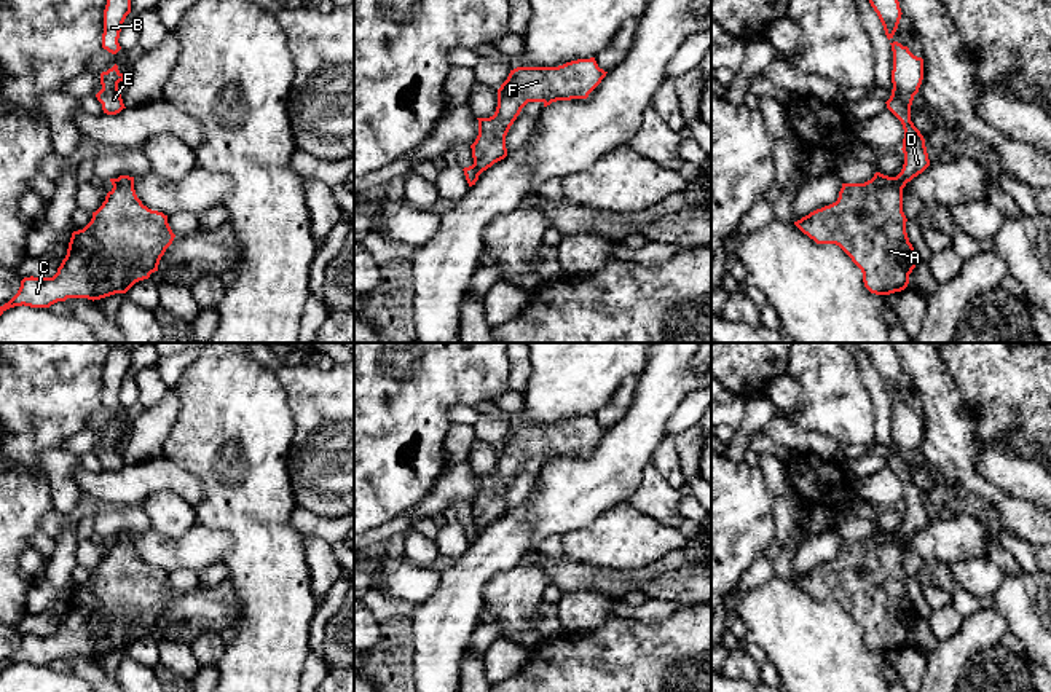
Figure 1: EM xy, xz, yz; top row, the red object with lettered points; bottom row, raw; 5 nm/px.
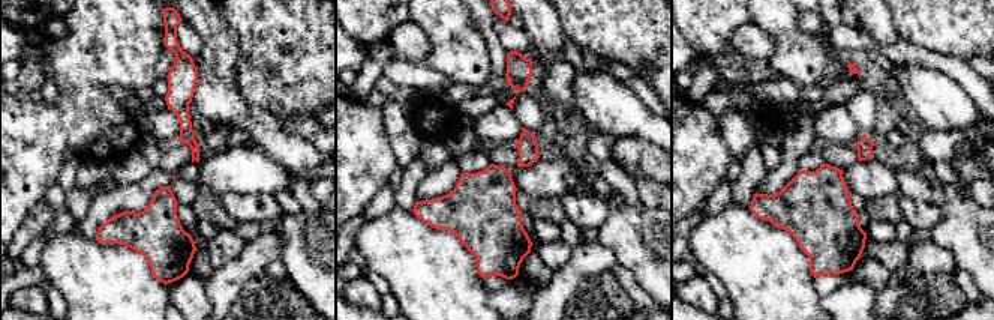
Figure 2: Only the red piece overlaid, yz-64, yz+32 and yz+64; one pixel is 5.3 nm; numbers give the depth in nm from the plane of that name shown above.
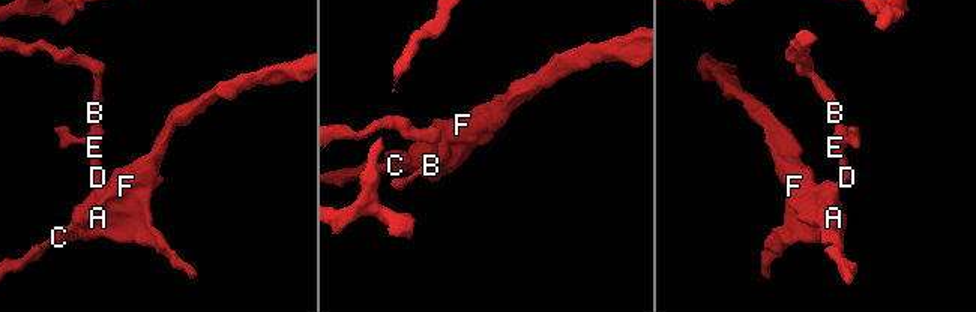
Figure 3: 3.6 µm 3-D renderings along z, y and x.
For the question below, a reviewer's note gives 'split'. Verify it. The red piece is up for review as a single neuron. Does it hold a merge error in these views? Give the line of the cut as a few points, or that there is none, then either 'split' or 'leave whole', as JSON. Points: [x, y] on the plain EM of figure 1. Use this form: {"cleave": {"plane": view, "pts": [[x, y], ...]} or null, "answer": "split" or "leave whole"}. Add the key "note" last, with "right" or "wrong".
{"cleave": {"plane": "yz", "pts": [[892, 534], [901, 546]]}, "answer": "split", "note": "right"}

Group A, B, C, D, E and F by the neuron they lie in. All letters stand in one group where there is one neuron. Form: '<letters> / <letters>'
A C F / B D E

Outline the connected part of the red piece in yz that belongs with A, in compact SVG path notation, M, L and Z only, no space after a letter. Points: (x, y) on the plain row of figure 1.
M876 529L864 541L842 541L836 560L825 563L794 579L817 601L839 603L861 627L864 644L876 652L901 649L909 641L909 631L919 620L919 612L906 590L903 569L903 545L893 534Z

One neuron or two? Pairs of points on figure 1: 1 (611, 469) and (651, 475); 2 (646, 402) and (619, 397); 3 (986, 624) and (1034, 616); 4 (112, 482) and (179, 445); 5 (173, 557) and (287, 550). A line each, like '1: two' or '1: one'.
1: two
2: two
3: two
4: two
5: two

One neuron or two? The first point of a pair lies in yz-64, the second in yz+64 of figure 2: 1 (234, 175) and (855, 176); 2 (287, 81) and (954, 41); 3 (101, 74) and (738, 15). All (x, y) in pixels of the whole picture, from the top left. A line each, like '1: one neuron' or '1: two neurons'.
1: one neuron
2: one neuron
3: two neurons

